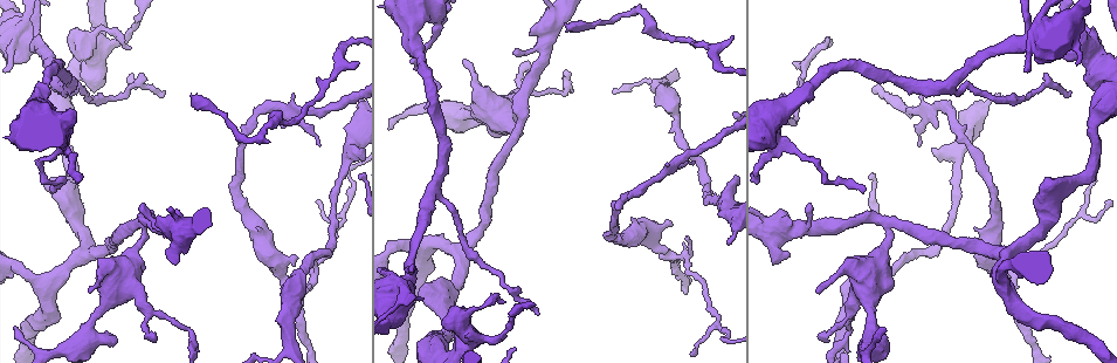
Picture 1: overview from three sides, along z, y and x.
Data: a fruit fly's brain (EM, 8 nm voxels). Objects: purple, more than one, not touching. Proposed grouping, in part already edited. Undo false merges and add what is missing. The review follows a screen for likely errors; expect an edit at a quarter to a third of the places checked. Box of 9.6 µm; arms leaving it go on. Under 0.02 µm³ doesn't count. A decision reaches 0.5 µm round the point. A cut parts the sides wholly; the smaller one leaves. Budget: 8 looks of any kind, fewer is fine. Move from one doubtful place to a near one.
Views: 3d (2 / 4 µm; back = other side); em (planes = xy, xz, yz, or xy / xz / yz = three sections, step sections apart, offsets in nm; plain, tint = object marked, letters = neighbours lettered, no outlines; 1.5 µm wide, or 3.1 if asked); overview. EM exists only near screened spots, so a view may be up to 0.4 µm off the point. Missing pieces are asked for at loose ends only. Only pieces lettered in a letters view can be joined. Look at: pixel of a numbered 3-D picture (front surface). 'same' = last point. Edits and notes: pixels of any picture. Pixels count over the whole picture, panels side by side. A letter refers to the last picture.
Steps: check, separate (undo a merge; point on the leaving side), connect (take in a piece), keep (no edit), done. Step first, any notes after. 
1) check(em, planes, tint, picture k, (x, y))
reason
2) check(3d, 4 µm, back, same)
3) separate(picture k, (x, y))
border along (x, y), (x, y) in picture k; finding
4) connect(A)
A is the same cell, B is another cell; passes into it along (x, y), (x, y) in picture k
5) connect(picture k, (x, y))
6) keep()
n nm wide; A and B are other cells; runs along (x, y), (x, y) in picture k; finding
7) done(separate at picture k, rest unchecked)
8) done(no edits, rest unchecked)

check(3d, 2 µm, picture 1, (790, 253))
thick end

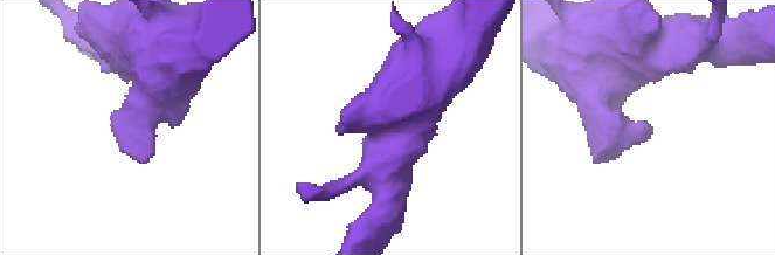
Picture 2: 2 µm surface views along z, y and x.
check(em, xz, step 8, tint, picture 2, (136, 130))
shape alone is not enough

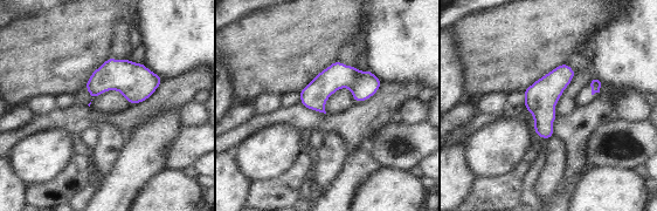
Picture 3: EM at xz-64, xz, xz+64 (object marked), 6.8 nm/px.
check(em, planes, letters, same)

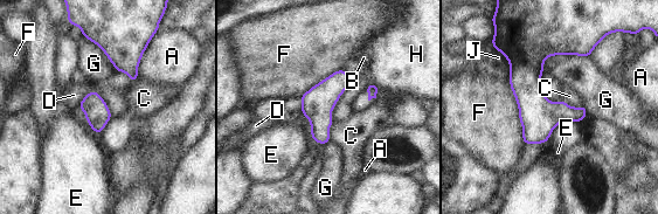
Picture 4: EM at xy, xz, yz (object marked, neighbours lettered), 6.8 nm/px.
keep()
A, B, C, D, E, F, G, H and J are other cells; runs along (547, 40), (531, 59), (526, 140) in picture 4; none of them fits

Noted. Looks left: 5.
check(em, planes, letters, picture 1, (258, 141))
sharp bend

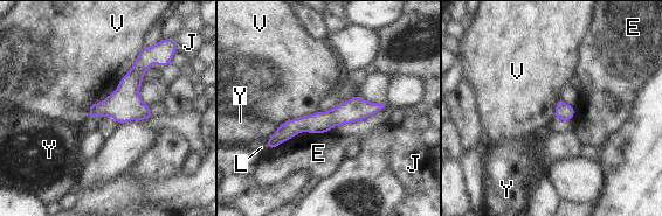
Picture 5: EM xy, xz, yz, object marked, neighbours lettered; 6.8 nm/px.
keep()
E, J, L, V and Y are other cells; border along (144, 47), (88, 117) in picture 5; all the same neuron

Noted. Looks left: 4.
check(3d, 4 µm, picture 1, (727, 242))
an open end

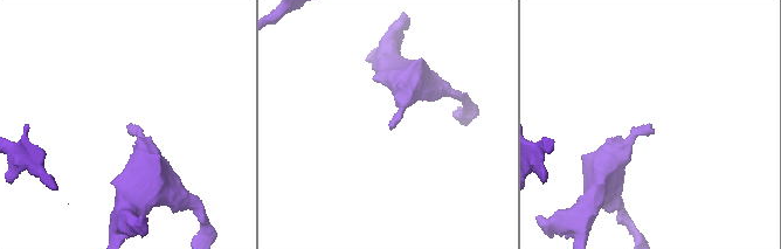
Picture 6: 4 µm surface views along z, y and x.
check(em, xz, step 4, tint, picture 6, (394, 128))
need the tissue

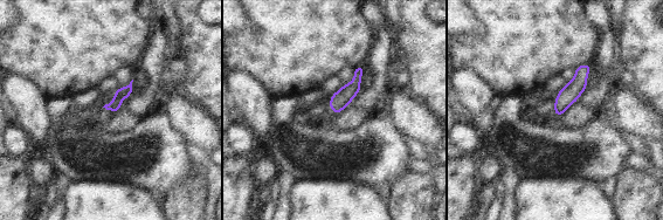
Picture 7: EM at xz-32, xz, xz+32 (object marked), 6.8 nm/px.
check(em, planes, letters, same)
another direction

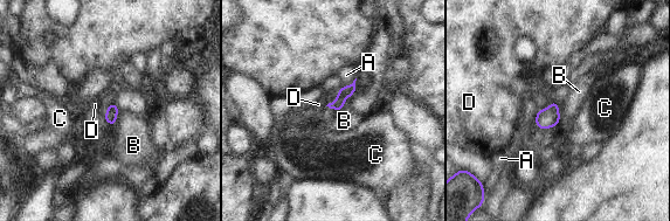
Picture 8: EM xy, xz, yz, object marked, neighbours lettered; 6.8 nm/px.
keep()
A, B, C and D are other cells; border along (559, 110), (559, 122), (554, 126) in picture 8; no lettered piece goes on from it

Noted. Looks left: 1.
done(no edits, rest unchecked)

